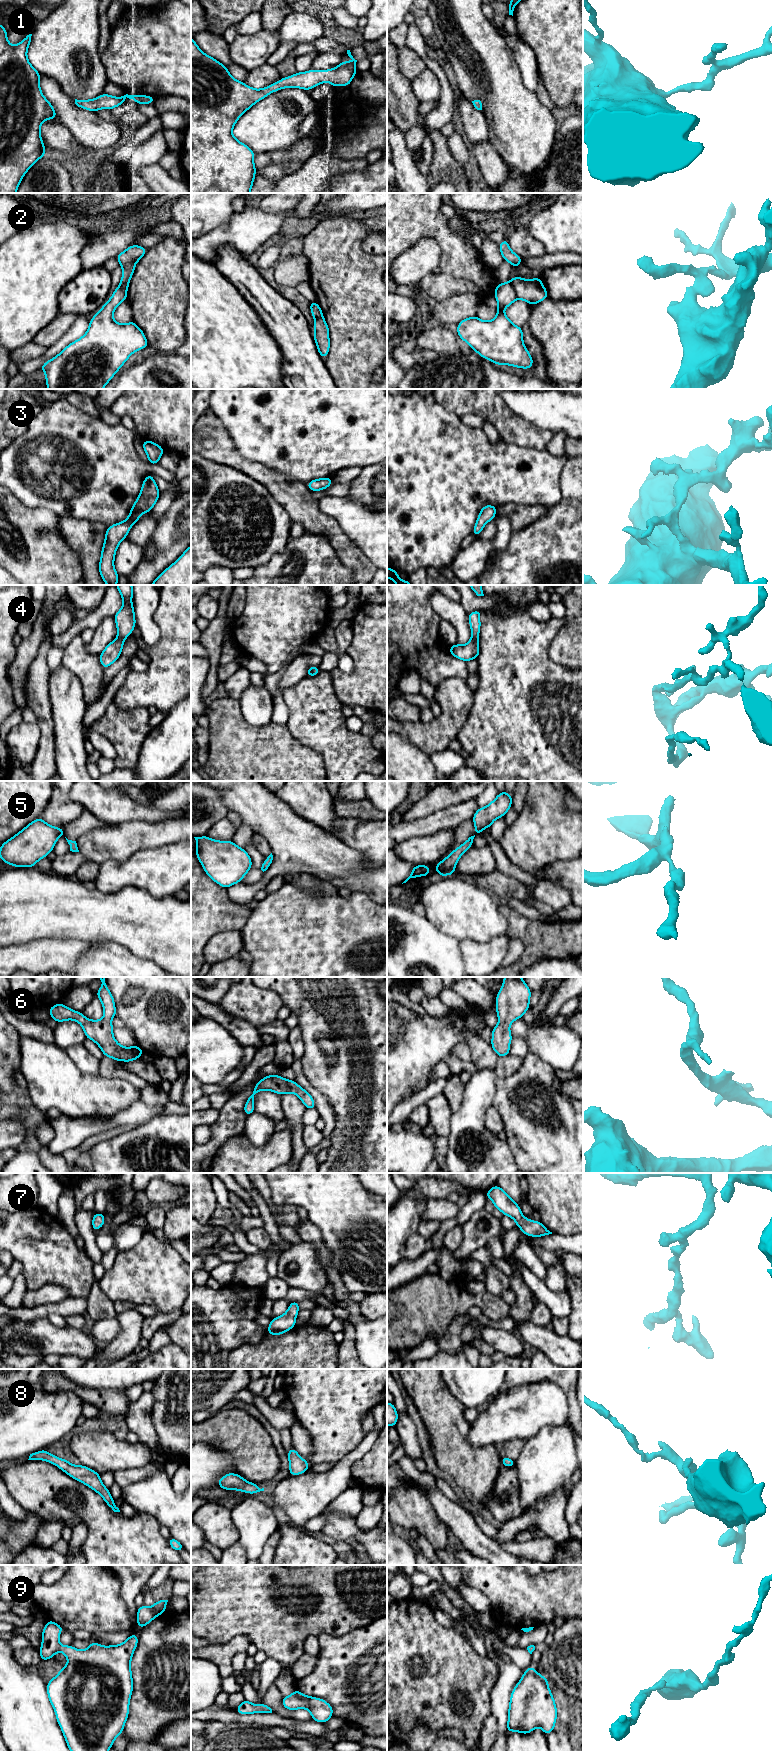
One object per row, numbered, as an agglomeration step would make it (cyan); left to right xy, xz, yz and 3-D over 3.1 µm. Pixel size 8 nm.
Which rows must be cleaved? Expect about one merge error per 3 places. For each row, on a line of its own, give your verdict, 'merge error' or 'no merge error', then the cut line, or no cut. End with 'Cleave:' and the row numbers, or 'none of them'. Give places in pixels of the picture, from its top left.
1: no merge error; no cut
2: merge error; cut in yz along (509, 281), (517, 298)
3: no merge error; no cut
4: no merge error; no cut
5: no merge error; no cut
6: no merge error; no cut
7: no merge error; no cut
8: no merge error; no cut
9: no merge error; no cut
Cleave: 2

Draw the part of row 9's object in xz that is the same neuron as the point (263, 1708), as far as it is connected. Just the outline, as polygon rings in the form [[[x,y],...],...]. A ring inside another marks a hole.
[[[245,1699],[237,1708],[235,1709],[239,1714],[254,1714],[254,1713],[272,1713],[272,1709],[262,1703],[261,1705],[256,1705]]]

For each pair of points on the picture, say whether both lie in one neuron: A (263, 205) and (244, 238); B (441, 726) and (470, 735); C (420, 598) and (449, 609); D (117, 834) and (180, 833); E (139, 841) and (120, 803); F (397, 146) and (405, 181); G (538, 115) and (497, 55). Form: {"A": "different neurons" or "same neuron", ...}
{"A": "different neurons", "B": "different neurons", "C": "different neurons", "D": "same neuron", "E": "different neurons", "F": "same neuron", "G": "same neuron"}

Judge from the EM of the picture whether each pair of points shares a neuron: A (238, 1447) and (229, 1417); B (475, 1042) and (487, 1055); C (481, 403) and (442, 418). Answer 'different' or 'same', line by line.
A: same
B: same
C: different

